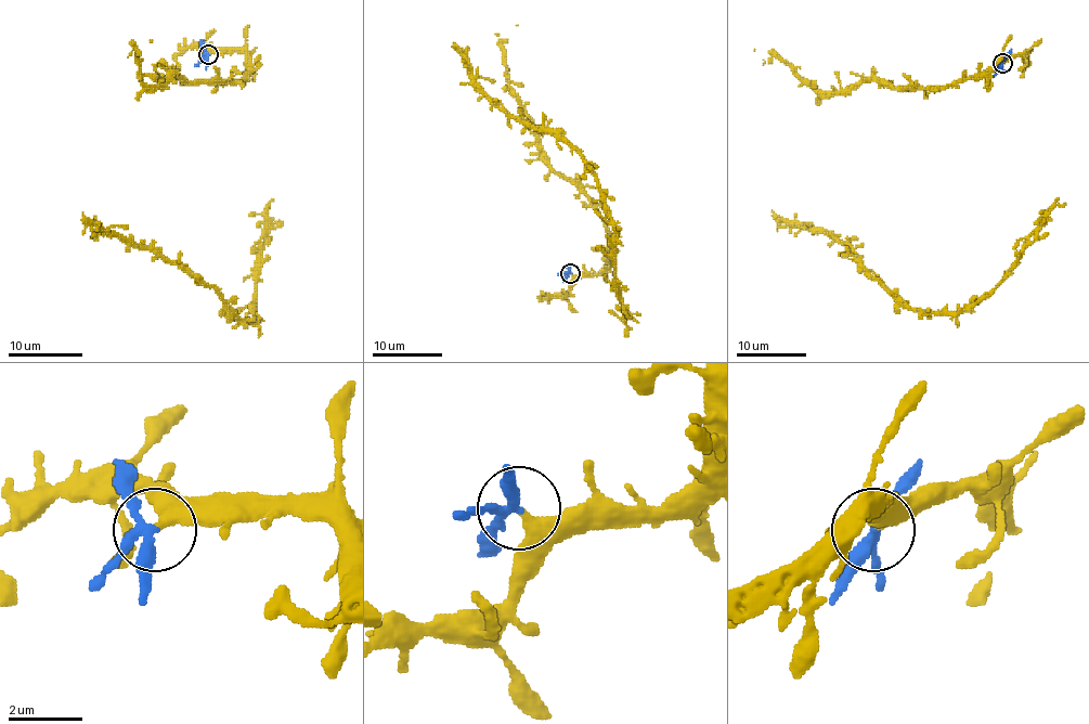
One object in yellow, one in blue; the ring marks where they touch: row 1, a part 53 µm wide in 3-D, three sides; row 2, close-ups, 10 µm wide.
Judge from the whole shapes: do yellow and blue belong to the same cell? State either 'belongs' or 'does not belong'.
does not belong

